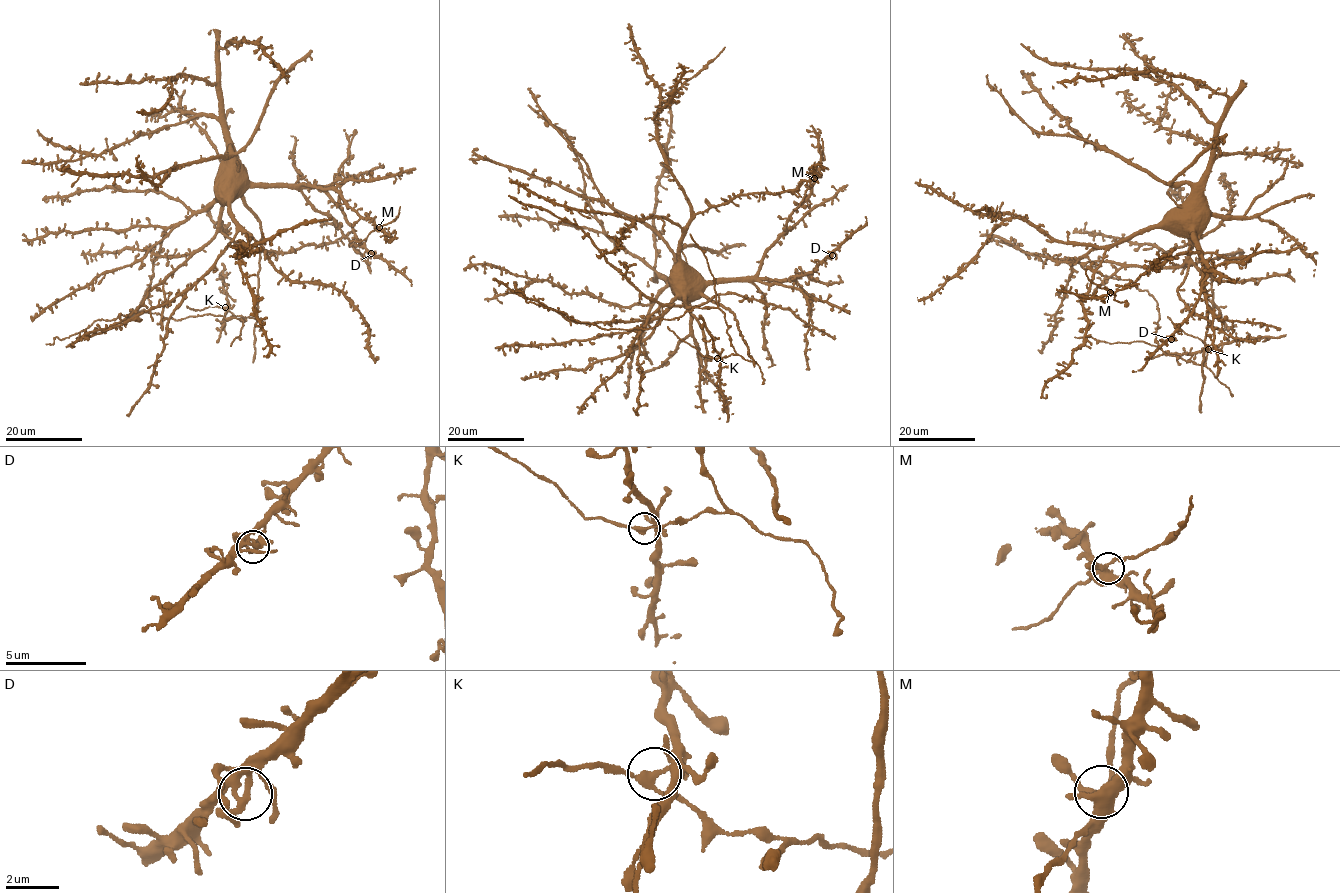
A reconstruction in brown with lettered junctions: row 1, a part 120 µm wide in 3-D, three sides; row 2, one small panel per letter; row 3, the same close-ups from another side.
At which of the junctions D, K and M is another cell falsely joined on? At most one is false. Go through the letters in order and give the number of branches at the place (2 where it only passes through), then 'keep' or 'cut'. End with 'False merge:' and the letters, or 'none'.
D: 5 | keep
K: 5 | cut
M: 5 | keep
False merge: K

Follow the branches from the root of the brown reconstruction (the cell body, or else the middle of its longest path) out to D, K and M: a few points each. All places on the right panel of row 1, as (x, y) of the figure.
D: (1174, 215), (1190, 232), (1208, 273), (1197, 301), (1171, 339)
K: (1174, 215), (1170, 221), (1196, 240), (1203, 269), (1207, 304), (1205, 376), (1210, 371), (1204, 362), (1208, 349)
M: (1174, 215), (1190, 232), (1199, 251), (1169, 257), (1140, 274), (1124, 289), (1110, 292)

